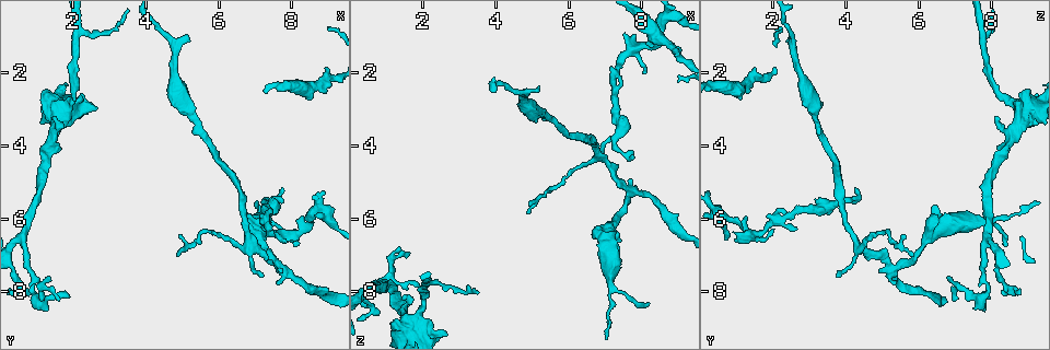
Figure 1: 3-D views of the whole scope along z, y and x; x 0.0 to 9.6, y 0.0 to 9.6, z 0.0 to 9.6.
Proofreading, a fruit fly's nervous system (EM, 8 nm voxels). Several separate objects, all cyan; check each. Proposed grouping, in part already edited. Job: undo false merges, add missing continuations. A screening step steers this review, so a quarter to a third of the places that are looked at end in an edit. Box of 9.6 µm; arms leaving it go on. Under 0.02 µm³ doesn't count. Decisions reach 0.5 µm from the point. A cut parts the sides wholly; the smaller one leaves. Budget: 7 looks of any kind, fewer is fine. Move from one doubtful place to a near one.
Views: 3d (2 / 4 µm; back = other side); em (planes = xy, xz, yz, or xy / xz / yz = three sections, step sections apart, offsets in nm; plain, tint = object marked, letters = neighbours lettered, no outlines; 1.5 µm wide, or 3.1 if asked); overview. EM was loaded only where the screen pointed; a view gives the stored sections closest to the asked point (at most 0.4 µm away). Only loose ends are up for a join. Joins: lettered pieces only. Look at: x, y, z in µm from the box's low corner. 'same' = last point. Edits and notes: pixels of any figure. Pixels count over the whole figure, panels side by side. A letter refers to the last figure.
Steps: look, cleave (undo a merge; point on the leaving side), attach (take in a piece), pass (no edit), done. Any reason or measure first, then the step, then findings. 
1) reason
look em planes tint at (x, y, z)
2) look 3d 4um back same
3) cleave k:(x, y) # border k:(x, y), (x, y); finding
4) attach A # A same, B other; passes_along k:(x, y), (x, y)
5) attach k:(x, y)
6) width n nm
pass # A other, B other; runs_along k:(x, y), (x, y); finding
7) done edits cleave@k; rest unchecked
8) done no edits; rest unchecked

three arms meet
look em planes letters at (7.65, 7.30, 5.25)

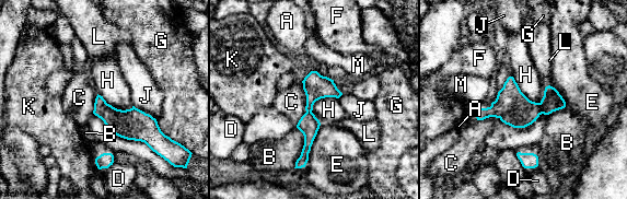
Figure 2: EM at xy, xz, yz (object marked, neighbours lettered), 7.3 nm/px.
width 140 nm
pass # A other, B other, C other, D other, E other, F other, G other, H other, J other, K other, L other, M other; border 2:(512, 77), (530, 100), (541, 102); all the same cell

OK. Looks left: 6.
branch stops here
look 3d 4um at (7.70, 5.10, 4.25)

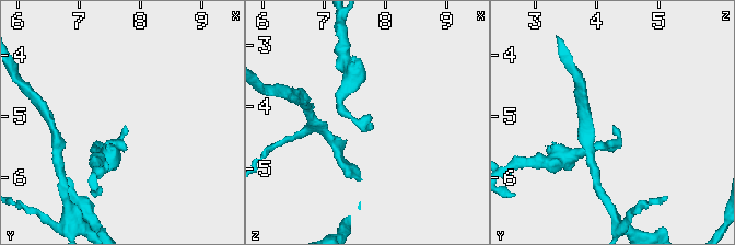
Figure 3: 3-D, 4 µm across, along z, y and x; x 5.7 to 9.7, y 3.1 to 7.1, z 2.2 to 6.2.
now the EM
look em planes tint at (7.75, 5.20, 4.25)

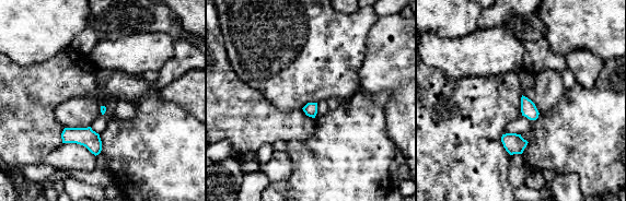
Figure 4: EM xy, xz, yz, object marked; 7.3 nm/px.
look em planes letters same

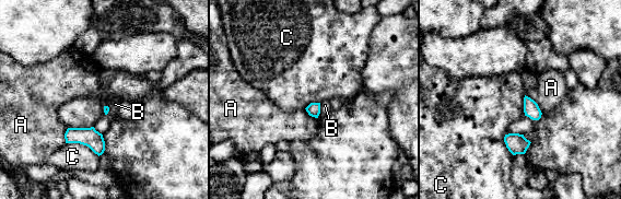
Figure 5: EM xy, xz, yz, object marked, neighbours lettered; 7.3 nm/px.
pass # A other, B other, C other; border 5:(66, 142), (85, 144), (98, 155); none of them fits

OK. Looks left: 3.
tapers out
look 3d 4um at (1.95, 8.10, 7.80)

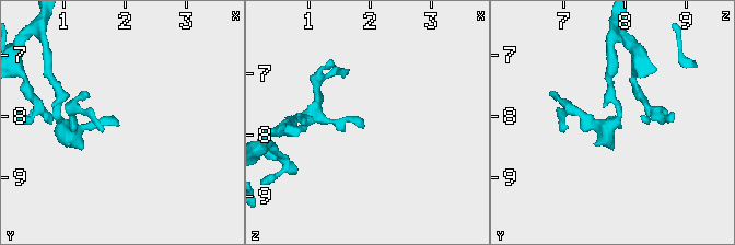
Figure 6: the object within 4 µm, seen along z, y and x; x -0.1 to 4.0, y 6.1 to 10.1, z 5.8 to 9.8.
shape alone is not enough
look em planes letters at (1.95, 8.15, 7.80)

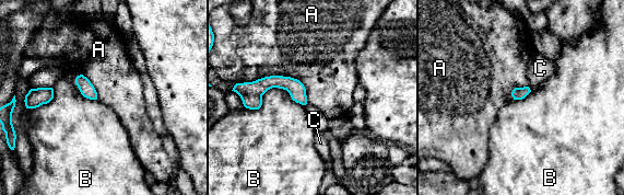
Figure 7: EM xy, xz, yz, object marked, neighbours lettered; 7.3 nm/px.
pass # A other, B other, C other; border 7:(237, 83), (290, 76), (307, 103); no lettered piece goes on from it

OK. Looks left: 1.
done no edits; rest unchecked

